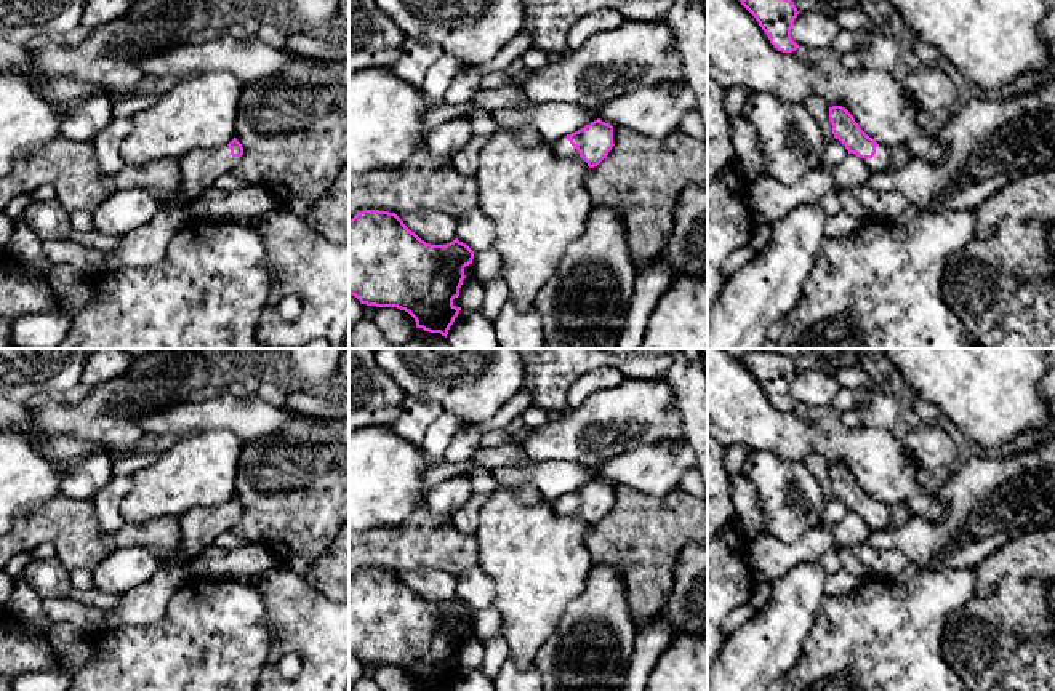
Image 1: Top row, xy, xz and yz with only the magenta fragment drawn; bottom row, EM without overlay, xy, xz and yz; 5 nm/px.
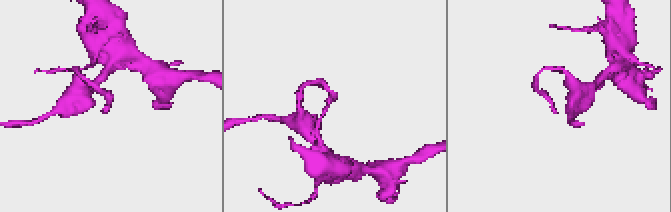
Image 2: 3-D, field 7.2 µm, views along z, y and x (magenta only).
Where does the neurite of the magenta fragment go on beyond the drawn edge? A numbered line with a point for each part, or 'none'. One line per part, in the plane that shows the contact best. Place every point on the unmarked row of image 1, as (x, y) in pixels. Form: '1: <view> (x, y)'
1: xz (562, 506)

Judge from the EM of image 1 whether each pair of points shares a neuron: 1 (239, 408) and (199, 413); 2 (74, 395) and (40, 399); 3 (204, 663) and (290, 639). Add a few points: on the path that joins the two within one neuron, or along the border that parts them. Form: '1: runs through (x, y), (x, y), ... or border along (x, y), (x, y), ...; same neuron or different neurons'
1: runs through (229, 411), (208, 413); same neuron
2: runs through (66, 397), (48, 397); same neuron
3: border along (264, 607), (272, 647), (269, 663), (261, 674); different neurons

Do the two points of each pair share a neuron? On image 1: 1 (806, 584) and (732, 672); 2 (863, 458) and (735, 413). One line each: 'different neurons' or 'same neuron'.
1: same neuron
2: same neuron

